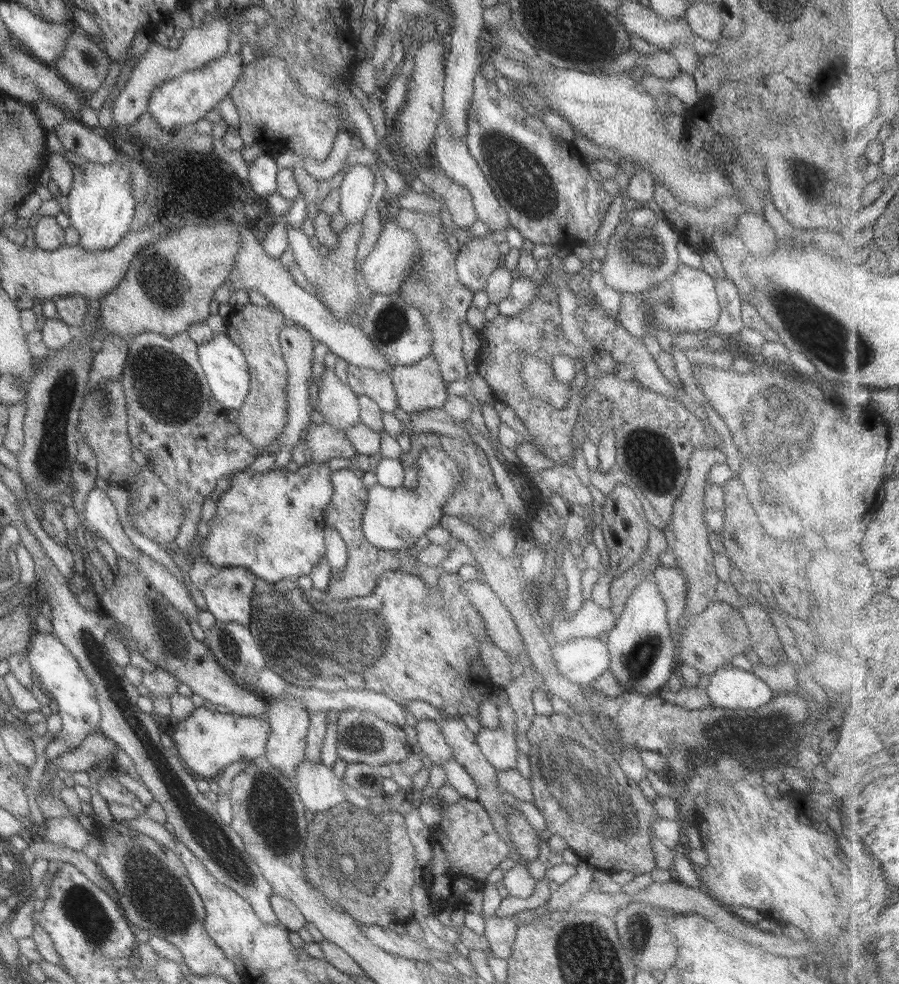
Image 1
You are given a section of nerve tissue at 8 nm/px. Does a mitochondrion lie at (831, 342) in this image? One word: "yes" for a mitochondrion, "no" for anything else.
yes

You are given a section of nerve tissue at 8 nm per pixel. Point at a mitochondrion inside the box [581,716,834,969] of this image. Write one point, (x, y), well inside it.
(638, 930)

